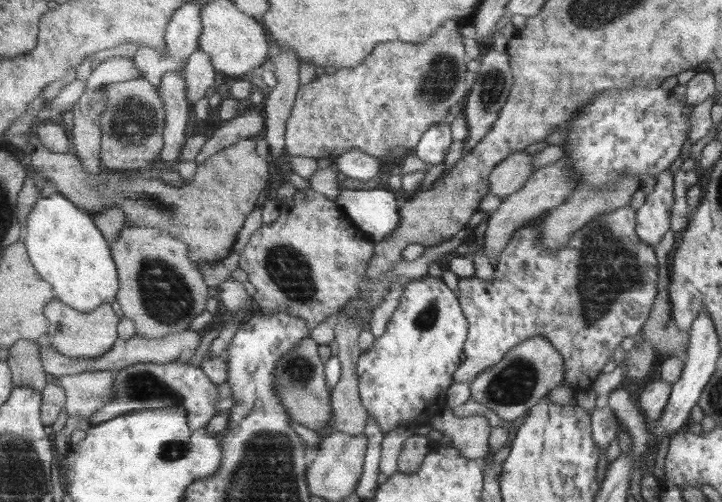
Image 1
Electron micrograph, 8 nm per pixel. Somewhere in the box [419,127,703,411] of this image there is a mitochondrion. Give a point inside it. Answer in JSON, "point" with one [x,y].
{"point":[608,267]}

